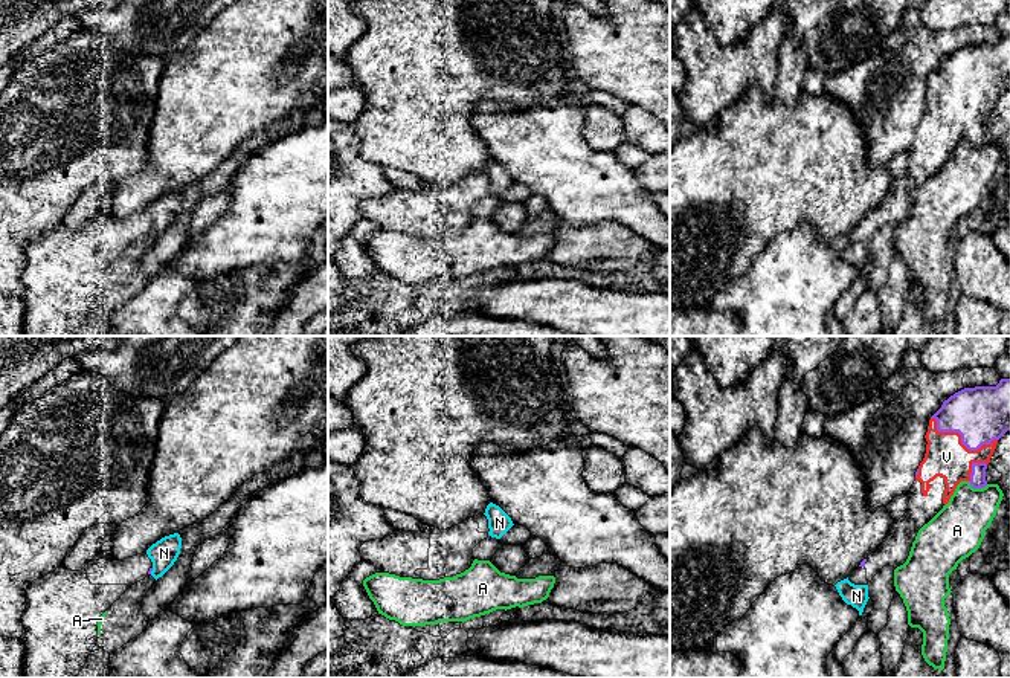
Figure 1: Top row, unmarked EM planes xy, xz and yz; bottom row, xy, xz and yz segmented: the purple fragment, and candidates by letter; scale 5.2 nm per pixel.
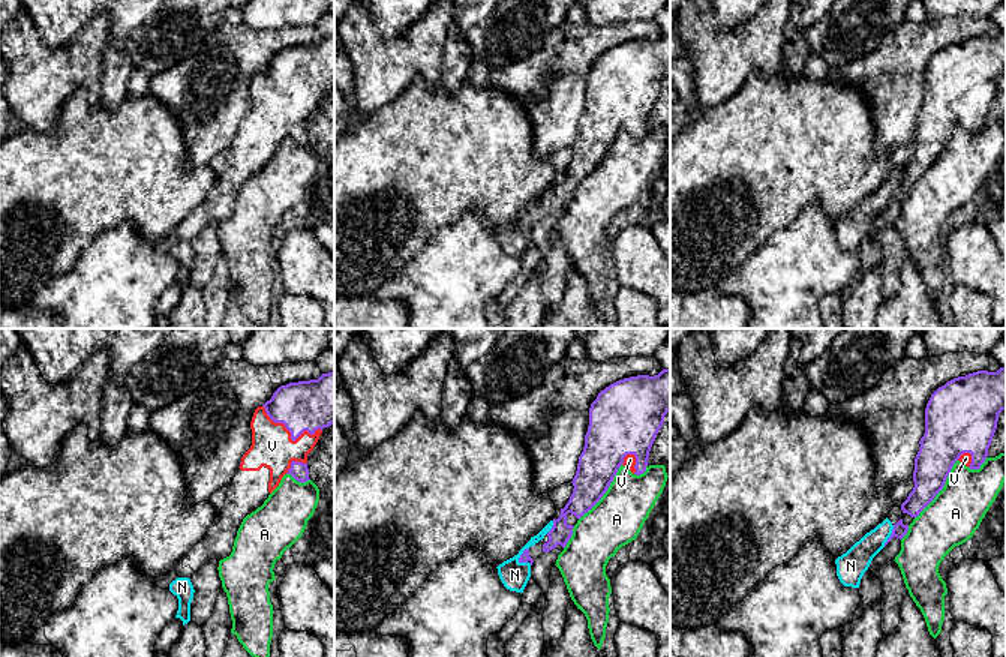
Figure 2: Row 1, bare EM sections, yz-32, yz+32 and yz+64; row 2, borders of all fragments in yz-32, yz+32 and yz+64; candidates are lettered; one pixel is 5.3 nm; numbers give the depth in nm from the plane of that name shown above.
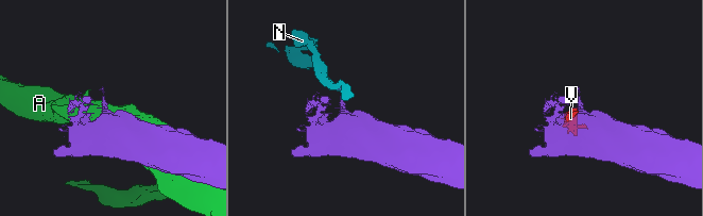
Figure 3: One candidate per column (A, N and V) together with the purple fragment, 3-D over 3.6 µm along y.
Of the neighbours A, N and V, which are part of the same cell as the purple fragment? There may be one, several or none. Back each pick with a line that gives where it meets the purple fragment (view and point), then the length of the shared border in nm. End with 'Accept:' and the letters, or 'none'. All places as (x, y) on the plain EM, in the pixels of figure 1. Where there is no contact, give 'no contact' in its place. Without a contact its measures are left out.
V: contact yz (961, 96); length 380 nm
Accept: V

